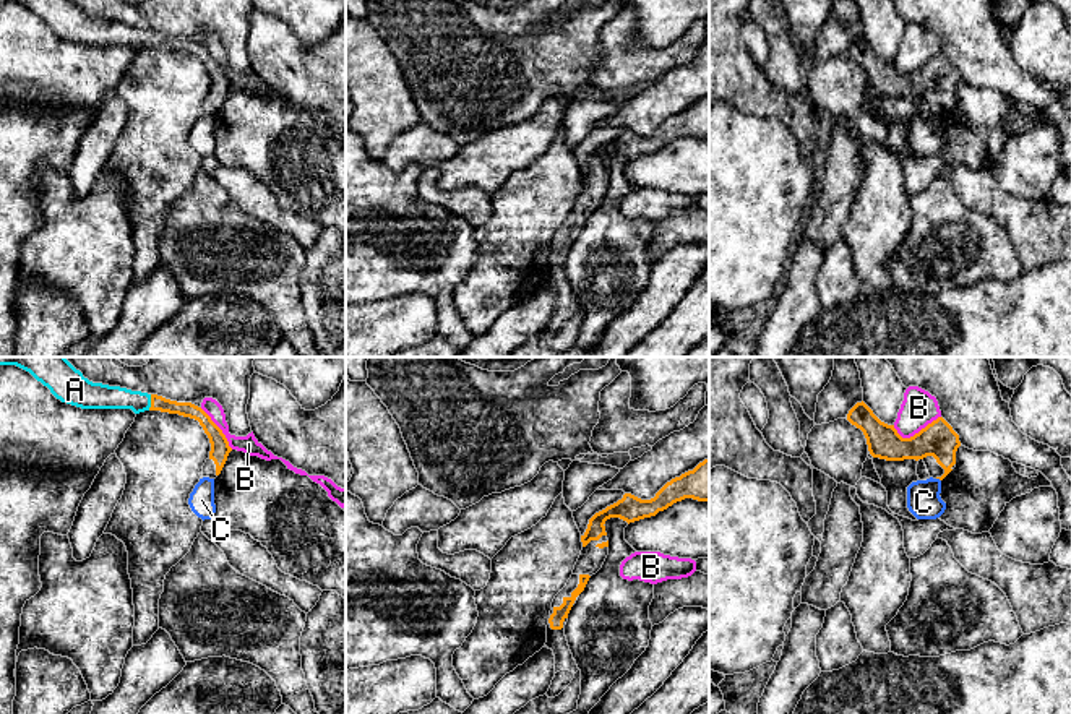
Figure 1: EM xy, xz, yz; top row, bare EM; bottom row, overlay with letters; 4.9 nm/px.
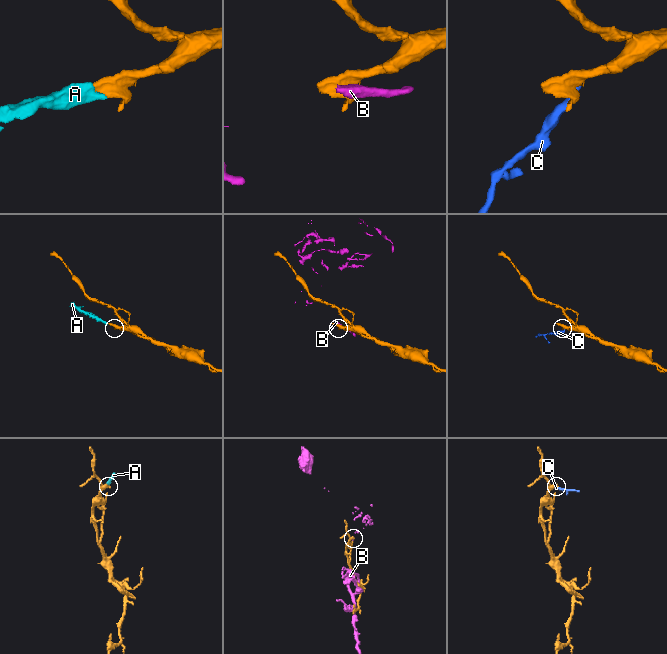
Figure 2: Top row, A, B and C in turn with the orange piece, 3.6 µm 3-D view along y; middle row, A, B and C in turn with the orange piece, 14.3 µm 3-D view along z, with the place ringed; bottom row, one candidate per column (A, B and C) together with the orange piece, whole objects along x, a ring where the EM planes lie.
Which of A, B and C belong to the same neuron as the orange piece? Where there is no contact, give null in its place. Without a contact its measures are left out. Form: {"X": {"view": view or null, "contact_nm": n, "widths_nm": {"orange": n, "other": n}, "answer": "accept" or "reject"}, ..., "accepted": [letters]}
{"A": {"view": "xy", "contact_nm": 80, "widths_nm": {"orange": 80, "other": 130}, "answer": "accept"}, "B": {"view": "yz", "contact_nm": 240, "widths_nm": {"orange": 170, "other": 180}, "answer": "reject"}, "C": {"view": "yz", "contact_nm": 30, "widths_nm": {"orange": 170, "other": 170}, "answer": "reject"}, "accepted": ["A"]}

